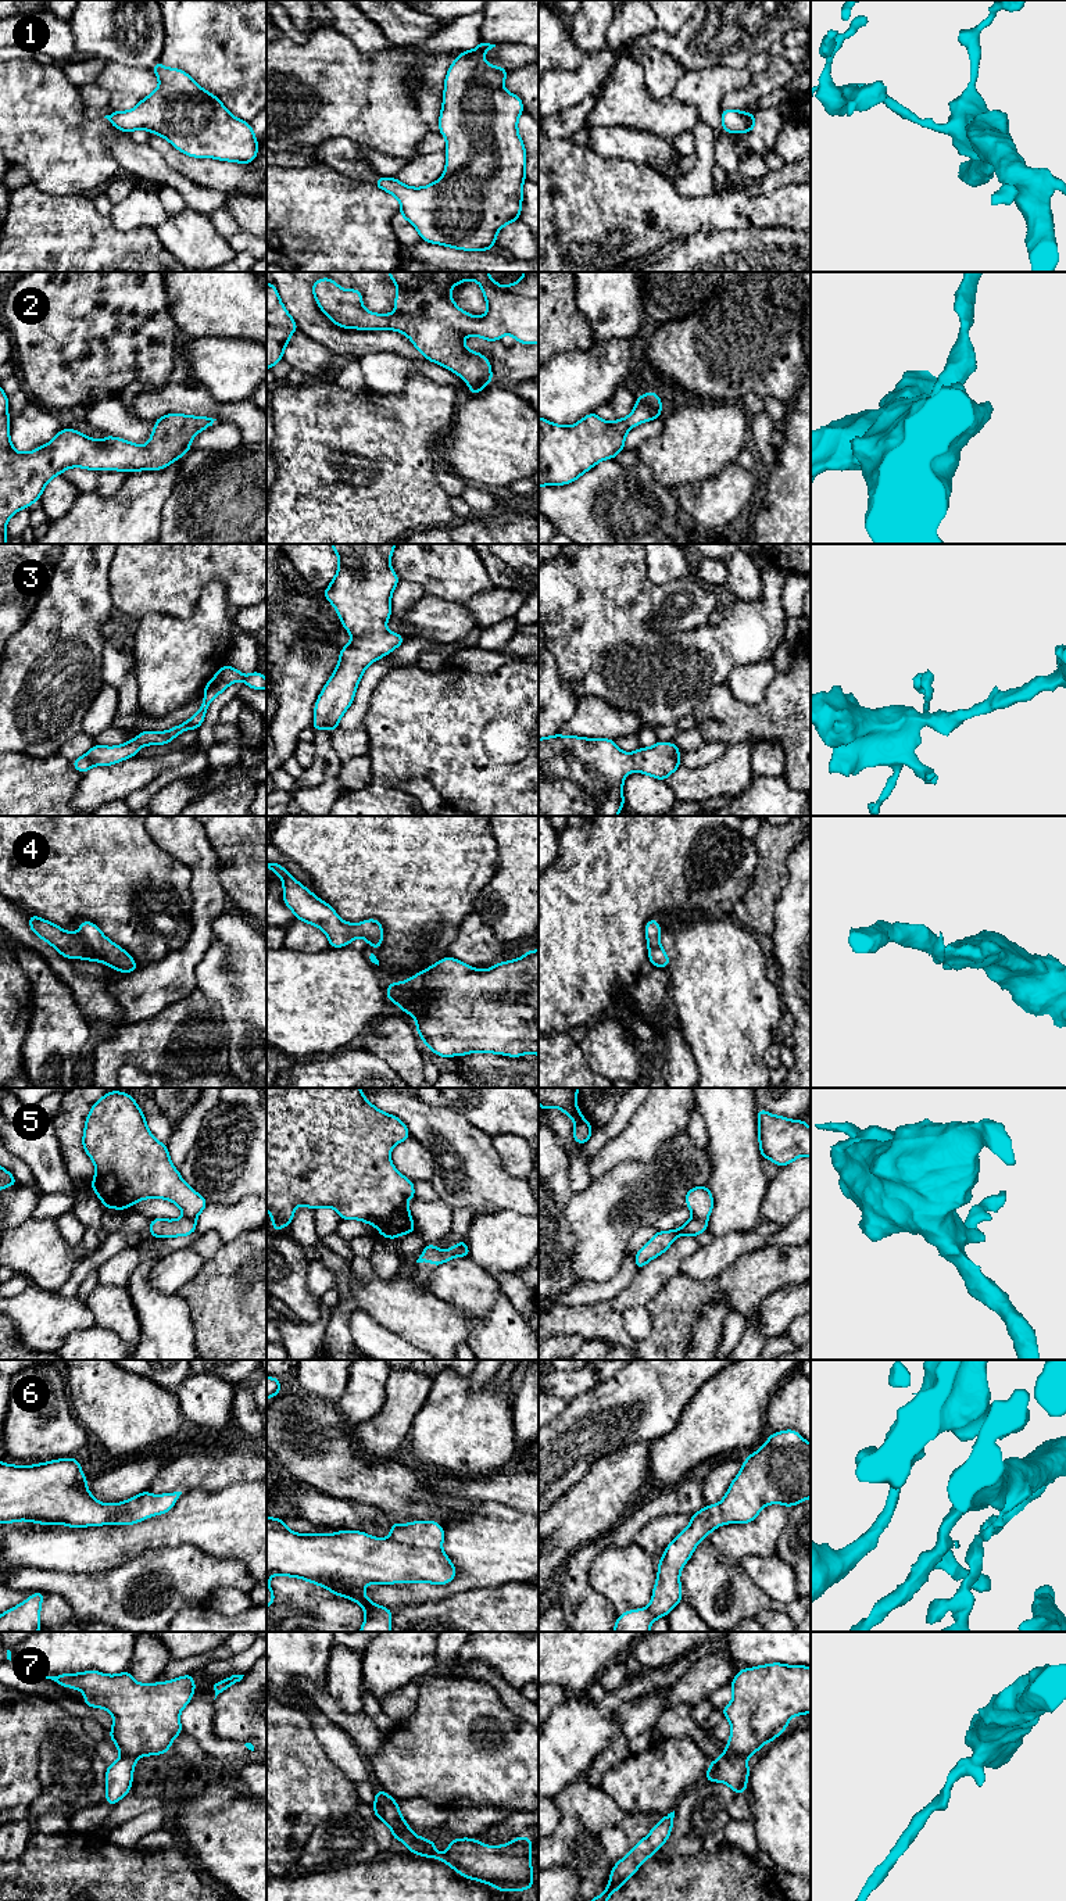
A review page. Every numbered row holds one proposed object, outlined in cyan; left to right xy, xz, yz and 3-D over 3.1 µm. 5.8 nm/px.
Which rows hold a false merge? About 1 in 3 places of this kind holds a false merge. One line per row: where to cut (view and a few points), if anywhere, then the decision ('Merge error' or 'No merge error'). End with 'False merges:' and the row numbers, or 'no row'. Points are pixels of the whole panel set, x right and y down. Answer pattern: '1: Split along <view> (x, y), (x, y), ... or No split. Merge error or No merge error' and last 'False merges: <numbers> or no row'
1: No split. No merge error
2: No split. No merge error
3: No split. No merge error
4: No split. No merge error
5: Split along yz (693, 1216), (705, 1221). Merge error
6: No split. No merge error
7: No split. No merge error
False merges: 5

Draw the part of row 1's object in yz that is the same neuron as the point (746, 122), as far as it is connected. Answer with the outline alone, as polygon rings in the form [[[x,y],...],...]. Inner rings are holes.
[[[722,110],[722,128],[727,133],[748,133],[756,128],[756,119],[752,112],[740,110]]]

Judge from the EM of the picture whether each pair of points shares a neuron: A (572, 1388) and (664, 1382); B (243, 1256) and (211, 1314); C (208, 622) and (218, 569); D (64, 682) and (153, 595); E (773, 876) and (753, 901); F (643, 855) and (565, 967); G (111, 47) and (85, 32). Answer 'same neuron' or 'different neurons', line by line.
A: different neurons
B: same neuron
C: different neurons
D: different neurons
E: same neuron
F: same neuron
G: same neuron

